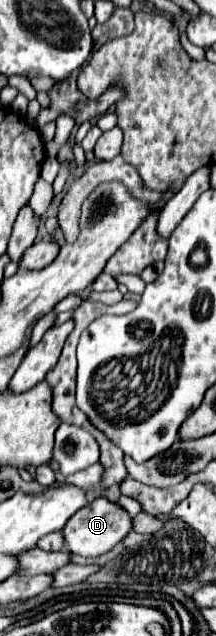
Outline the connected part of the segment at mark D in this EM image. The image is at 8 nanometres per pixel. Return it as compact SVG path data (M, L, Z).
M100 497L100 499L92 501L92 503L88 503L86 507L82 507L82 511L78 511L78 515L74 515L74 517L68 519L66 527L62 529L64 547L72 555L100 557L100 555L108 553L116 543L120 543L130 529L132 529L130 515L122 507L118 507L116 503Z

